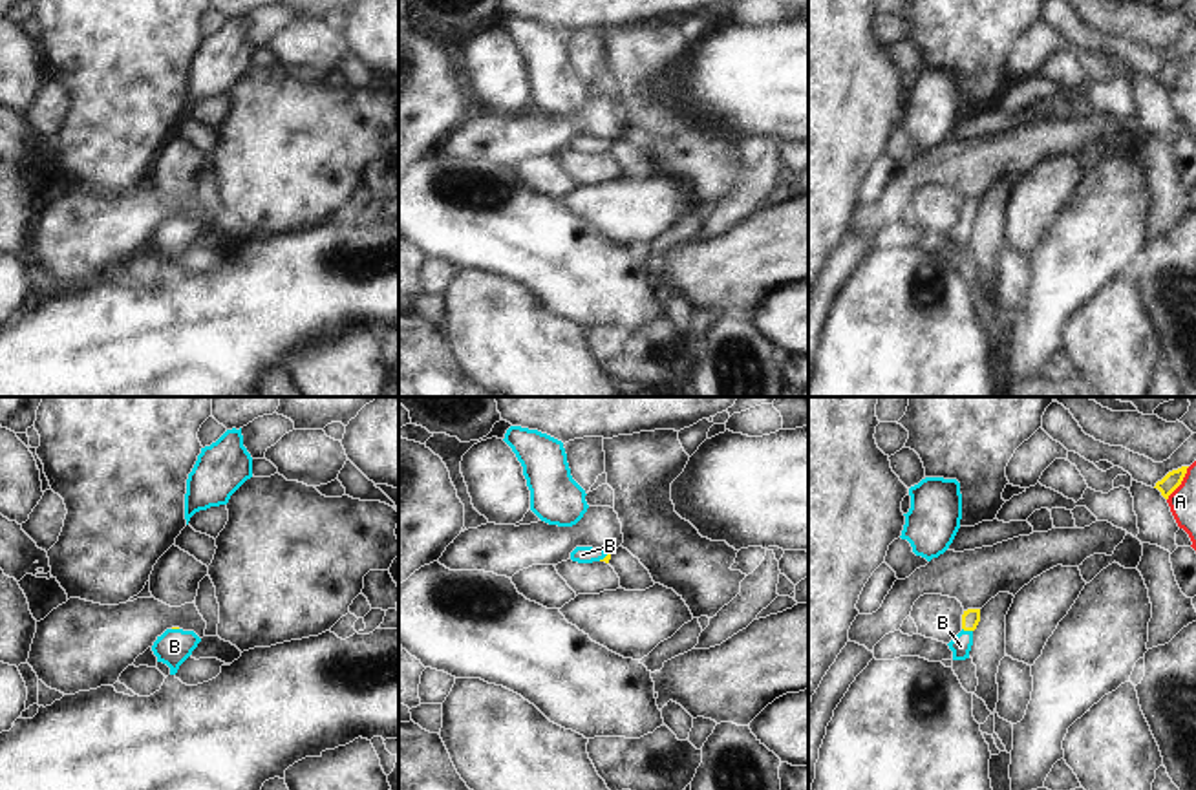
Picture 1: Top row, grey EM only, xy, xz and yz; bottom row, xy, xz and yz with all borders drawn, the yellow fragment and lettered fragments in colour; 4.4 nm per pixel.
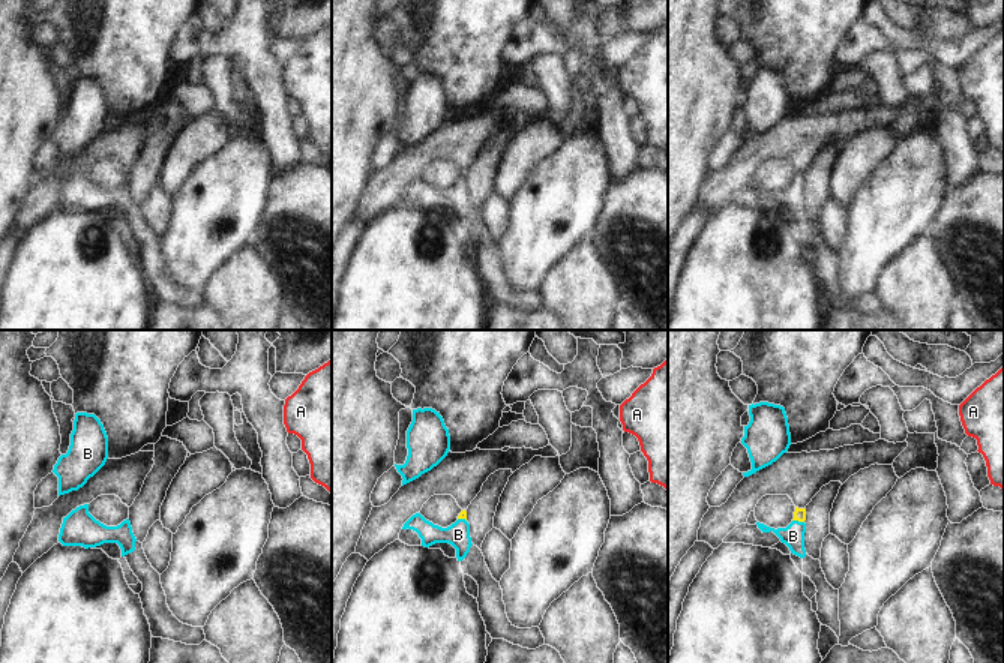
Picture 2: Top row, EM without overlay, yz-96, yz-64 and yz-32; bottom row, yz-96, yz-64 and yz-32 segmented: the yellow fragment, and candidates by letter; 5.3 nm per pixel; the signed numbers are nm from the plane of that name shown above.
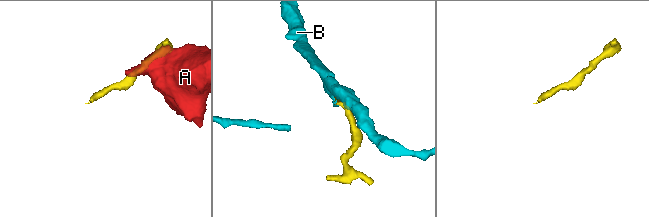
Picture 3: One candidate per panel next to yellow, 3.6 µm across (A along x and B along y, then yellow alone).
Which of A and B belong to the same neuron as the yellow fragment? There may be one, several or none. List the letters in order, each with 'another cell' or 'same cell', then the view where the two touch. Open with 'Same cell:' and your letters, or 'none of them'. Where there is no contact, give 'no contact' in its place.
Same cell: B
A: another cell; meets yellow in yz
B: same cell; meets yellow in yz

